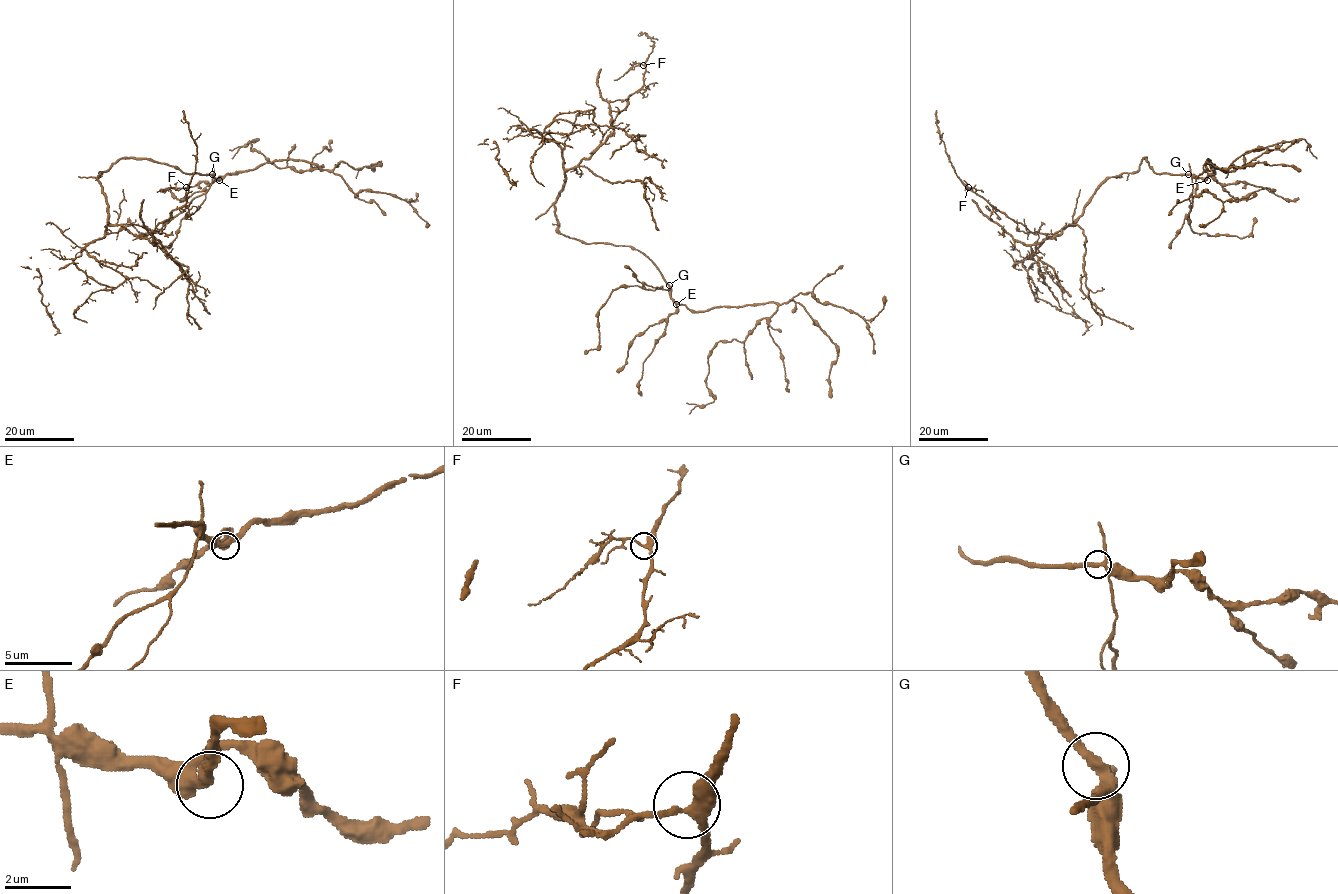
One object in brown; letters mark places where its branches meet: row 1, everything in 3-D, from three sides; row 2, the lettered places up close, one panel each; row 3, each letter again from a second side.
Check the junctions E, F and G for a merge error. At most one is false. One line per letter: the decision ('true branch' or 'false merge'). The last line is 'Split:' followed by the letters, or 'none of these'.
E: true branch
F: true branch
G: true branch
Split: none of these

